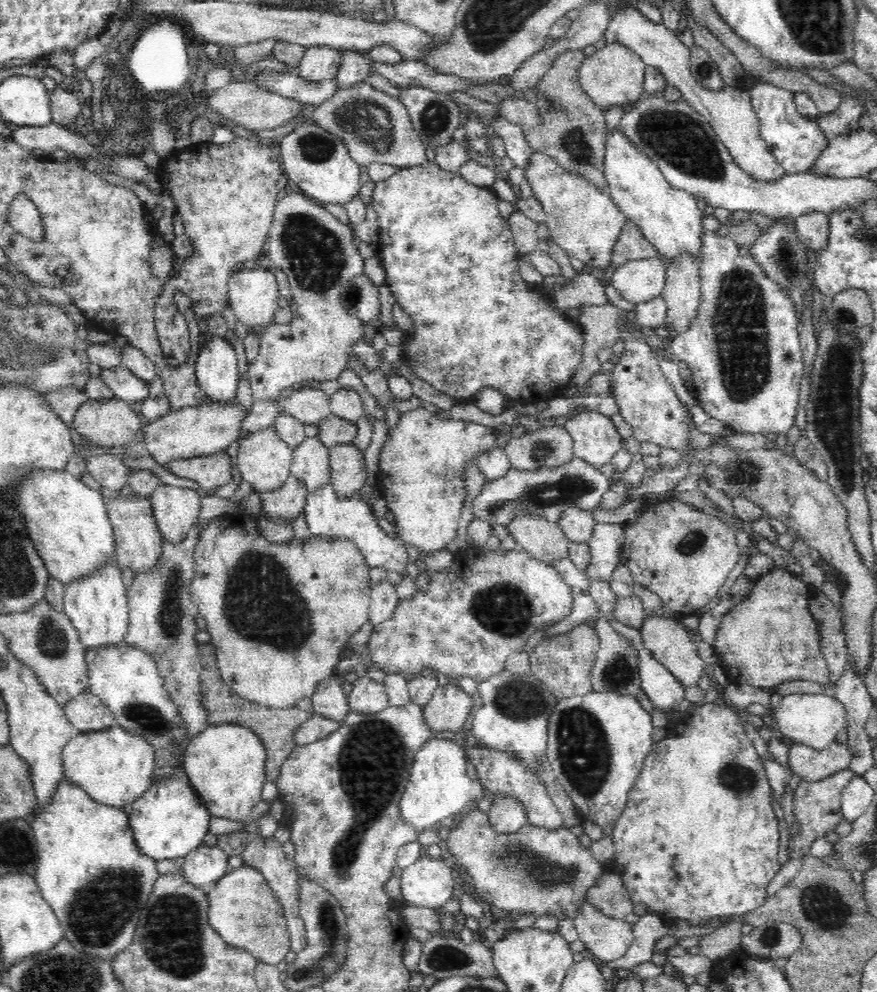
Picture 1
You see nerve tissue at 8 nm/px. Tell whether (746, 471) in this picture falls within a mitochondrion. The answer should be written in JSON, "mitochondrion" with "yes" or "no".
{"mitochondrion":"yes"}

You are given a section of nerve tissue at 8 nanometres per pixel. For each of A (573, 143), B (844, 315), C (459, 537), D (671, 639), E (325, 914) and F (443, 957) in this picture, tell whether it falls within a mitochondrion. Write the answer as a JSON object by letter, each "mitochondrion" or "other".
{"A":"mitochondrion","B":"mitochondrion","C":"other","D":"other","E":"mitochondrion","F":"mitochondrion"}

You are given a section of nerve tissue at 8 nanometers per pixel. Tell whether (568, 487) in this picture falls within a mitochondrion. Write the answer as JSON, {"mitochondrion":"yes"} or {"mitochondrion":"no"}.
{"mitochondrion":"yes"}

